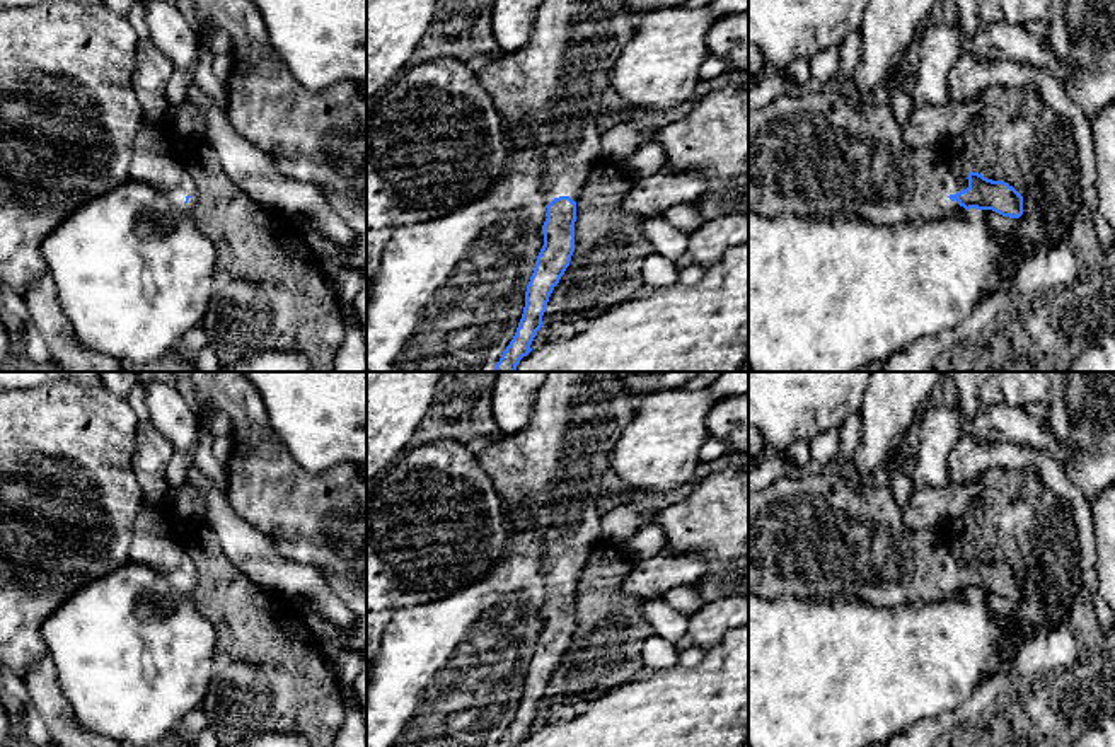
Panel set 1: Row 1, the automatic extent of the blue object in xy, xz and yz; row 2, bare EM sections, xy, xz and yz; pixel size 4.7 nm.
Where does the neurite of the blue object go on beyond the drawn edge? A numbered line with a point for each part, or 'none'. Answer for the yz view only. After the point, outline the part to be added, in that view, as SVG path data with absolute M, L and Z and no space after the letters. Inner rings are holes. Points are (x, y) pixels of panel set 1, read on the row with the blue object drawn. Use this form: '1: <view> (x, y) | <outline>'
1: yz (814, 152) | M789 84L788 92L748 113L748 213L765 218L863 218L876 225L927 222L965 210L948 196L968 188L955 177L941 150L910 148L892 107L883 101L863 102L834 84Z

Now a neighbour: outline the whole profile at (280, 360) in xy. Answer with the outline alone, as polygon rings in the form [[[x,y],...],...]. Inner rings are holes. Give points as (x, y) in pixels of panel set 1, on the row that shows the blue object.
[[[302,350],[263,351],[256,356],[222,365],[217,372],[314,372],[312,360]]]

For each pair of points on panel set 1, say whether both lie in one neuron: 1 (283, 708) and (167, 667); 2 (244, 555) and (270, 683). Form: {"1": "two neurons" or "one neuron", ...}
{"1": "two neurons", "2": "two neurons"}

